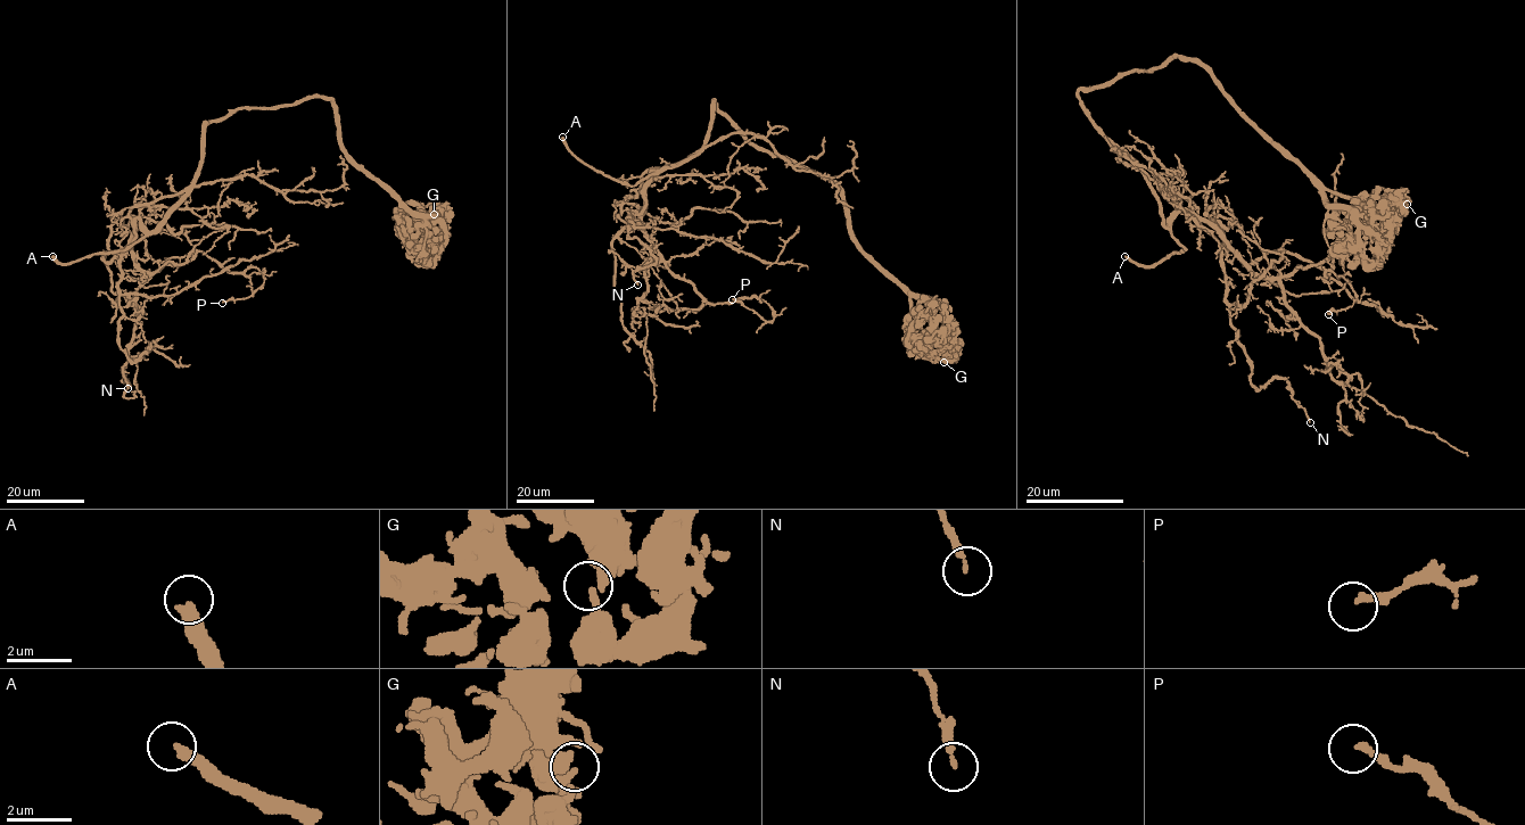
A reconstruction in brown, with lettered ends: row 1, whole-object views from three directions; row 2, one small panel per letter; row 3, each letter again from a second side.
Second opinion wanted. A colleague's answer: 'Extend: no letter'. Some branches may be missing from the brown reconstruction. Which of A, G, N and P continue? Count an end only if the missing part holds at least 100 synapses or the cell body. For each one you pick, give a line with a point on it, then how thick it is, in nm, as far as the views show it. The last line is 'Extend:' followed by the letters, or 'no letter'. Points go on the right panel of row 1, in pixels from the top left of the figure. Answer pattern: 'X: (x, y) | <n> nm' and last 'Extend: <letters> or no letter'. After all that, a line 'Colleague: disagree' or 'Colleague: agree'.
A: (1124, 256) | 280 nm
Extend: A
Colleague: disagree

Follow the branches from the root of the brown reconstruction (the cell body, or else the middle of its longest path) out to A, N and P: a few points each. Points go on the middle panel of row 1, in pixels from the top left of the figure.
A: (712, 107), (709, 135), (698, 153), (634, 186), (615, 181), (582, 163), (562, 137)
N: (712, 107), (706, 145), (658, 170), (644, 207), (628, 217), (628, 234), (656, 261), (633, 271), (637, 285)
P: (712, 107), (698, 150), (642, 174), (641, 230), (708, 302), (759, 297), (774, 319), (732, 299)

